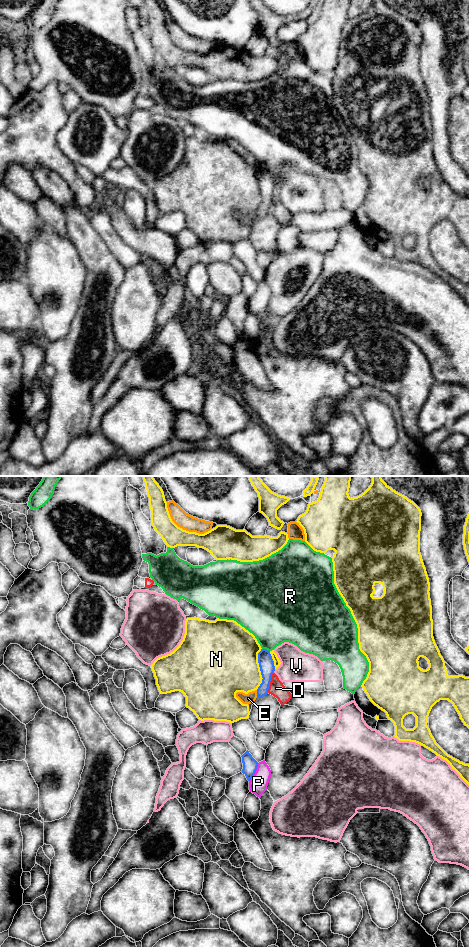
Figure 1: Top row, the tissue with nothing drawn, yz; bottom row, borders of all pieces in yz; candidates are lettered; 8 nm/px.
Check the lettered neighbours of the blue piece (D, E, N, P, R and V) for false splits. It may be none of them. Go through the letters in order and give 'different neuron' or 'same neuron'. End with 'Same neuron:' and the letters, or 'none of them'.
D: different neuron
E: different neuron
N: different neuron
P: different neuron
R: different neuron
V: different neuron
Same neuron: none of them

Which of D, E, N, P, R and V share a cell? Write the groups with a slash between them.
D / E / N / P / R / V

